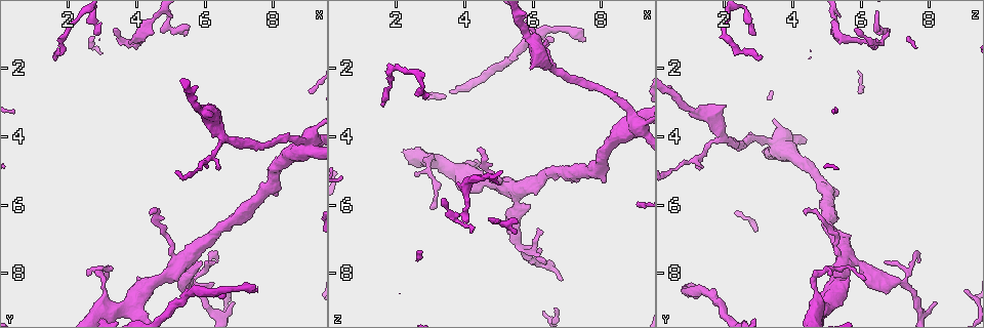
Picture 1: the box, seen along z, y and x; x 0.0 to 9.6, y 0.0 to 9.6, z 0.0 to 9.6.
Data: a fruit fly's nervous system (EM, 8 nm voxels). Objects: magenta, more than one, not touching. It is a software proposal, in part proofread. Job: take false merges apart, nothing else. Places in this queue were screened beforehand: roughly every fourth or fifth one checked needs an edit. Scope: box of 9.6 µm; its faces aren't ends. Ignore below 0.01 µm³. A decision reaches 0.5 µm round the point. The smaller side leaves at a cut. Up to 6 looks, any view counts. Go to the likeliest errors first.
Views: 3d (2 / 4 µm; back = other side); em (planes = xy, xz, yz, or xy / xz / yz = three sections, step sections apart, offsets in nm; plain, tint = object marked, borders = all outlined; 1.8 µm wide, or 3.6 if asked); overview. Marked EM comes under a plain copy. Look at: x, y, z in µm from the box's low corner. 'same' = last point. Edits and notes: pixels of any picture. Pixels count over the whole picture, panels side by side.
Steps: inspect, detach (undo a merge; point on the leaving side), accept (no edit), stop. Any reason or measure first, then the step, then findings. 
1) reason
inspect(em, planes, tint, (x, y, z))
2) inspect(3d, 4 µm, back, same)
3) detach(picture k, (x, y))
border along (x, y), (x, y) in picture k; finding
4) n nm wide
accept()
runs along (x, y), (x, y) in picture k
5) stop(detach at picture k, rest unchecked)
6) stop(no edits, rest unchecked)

thick turns thin
inspect(3d, 4 µm, (9.00, 4.15, 3.65))

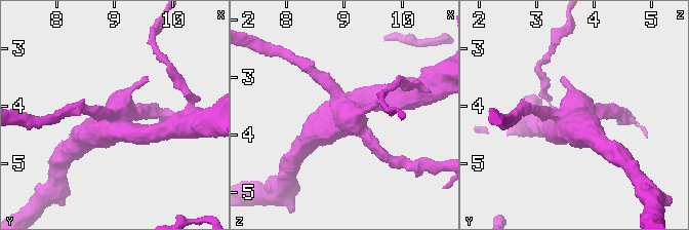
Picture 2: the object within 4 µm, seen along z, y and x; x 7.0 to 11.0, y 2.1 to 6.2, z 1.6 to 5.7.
now the EM
inspect(em, 3.6 µm, planes, tint, (9.00, 4.15, 3.60))

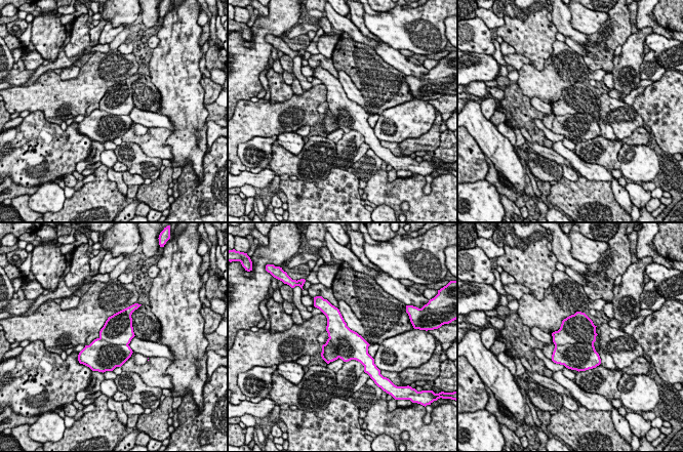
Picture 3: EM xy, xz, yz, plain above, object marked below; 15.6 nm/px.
detach(picture 3, (576, 328))
border along (593, 342), (555, 345) in picture 3; two neurons meet here

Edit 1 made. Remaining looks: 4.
sharp bend
inspect(em, 3.6 µm, xy, step 4, borders, (3.80, 1.25, 6.30))

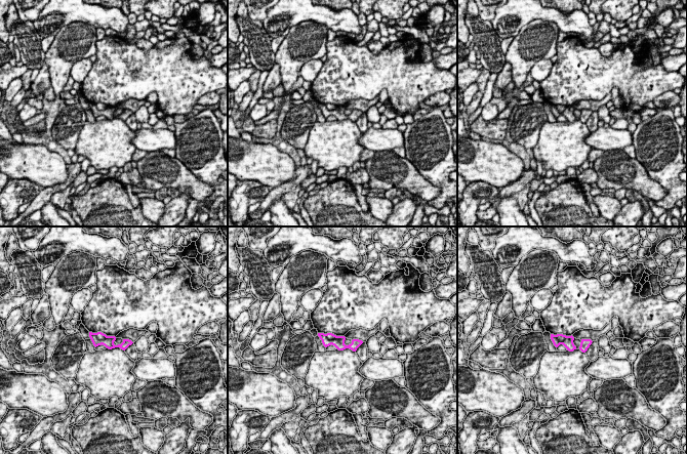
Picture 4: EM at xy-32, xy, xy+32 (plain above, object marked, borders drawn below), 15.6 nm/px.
180 nm wide
detach(picture 4, (100, 336))
border along (94, 333), (98, 339), (107, 337) in picture 4; two neurons meet here

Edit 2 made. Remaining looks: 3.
inspect(overview)

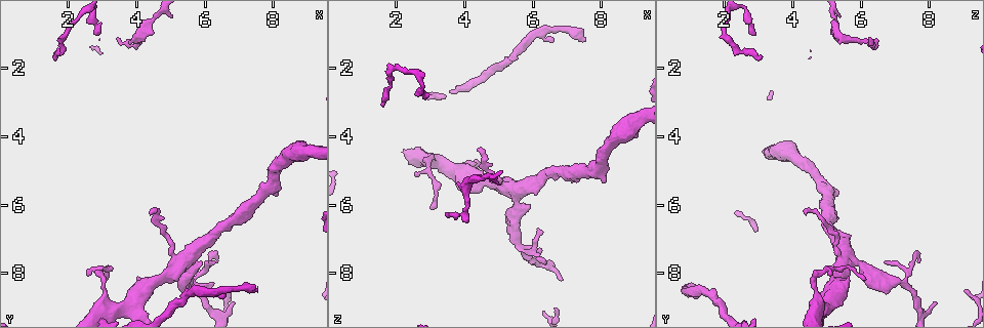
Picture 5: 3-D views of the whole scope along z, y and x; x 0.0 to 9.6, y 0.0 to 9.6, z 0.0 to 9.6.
arms part here
inspect(3d, 4 µm, (5.65, 8.25, 7.20))

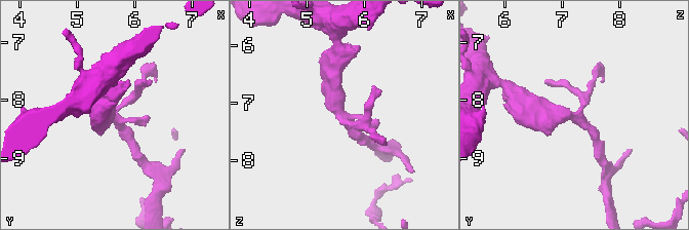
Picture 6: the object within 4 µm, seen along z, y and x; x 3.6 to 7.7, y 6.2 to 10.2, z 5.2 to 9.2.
inspect(em, 3.6 µm, planes, borders, (5.65, 8.30, 7.20))

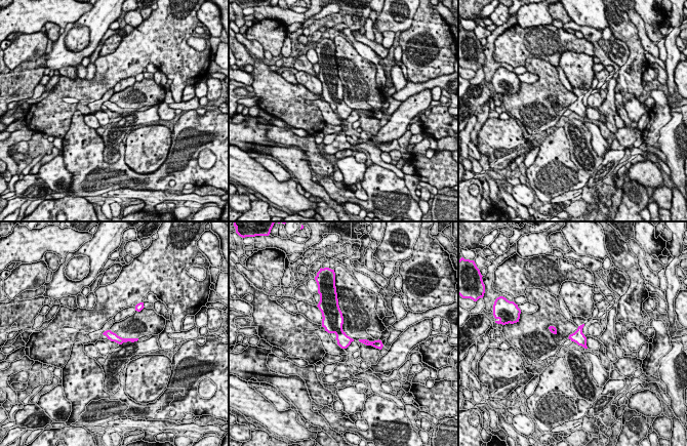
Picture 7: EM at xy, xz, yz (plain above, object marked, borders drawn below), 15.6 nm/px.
accept()
one neuron here

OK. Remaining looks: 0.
stop(detach at picture 3, detach at picture 4, rest unchecked)

